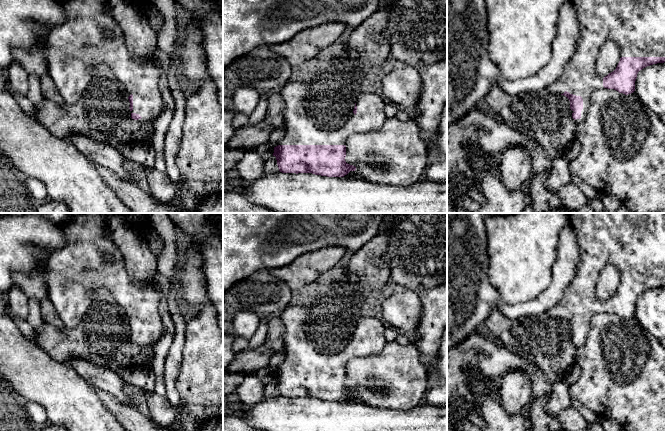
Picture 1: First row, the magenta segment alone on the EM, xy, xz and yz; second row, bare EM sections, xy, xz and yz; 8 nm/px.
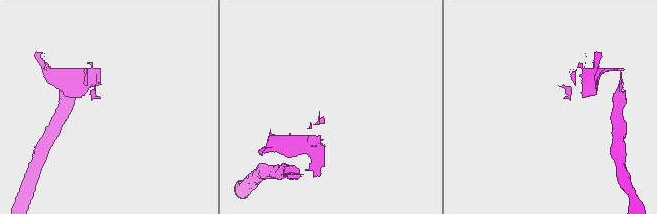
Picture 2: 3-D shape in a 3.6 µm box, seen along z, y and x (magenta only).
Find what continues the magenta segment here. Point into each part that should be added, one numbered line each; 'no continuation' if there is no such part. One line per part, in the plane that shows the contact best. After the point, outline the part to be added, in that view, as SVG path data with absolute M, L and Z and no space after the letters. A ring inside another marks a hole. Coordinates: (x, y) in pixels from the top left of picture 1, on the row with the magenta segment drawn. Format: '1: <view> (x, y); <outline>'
1: xz (300, 129); M288 82L280 89L280 94L286 105L285 133L280 145L345 145L350 136L378 130L386 120L386 99L377 92L363 91L356 98L357 113L352 113L336 130L324 131L307 114L307 83Z

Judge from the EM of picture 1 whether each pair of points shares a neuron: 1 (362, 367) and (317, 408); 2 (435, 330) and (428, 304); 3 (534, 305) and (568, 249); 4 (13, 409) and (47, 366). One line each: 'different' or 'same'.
1: different
2: same
3: same
4: different

